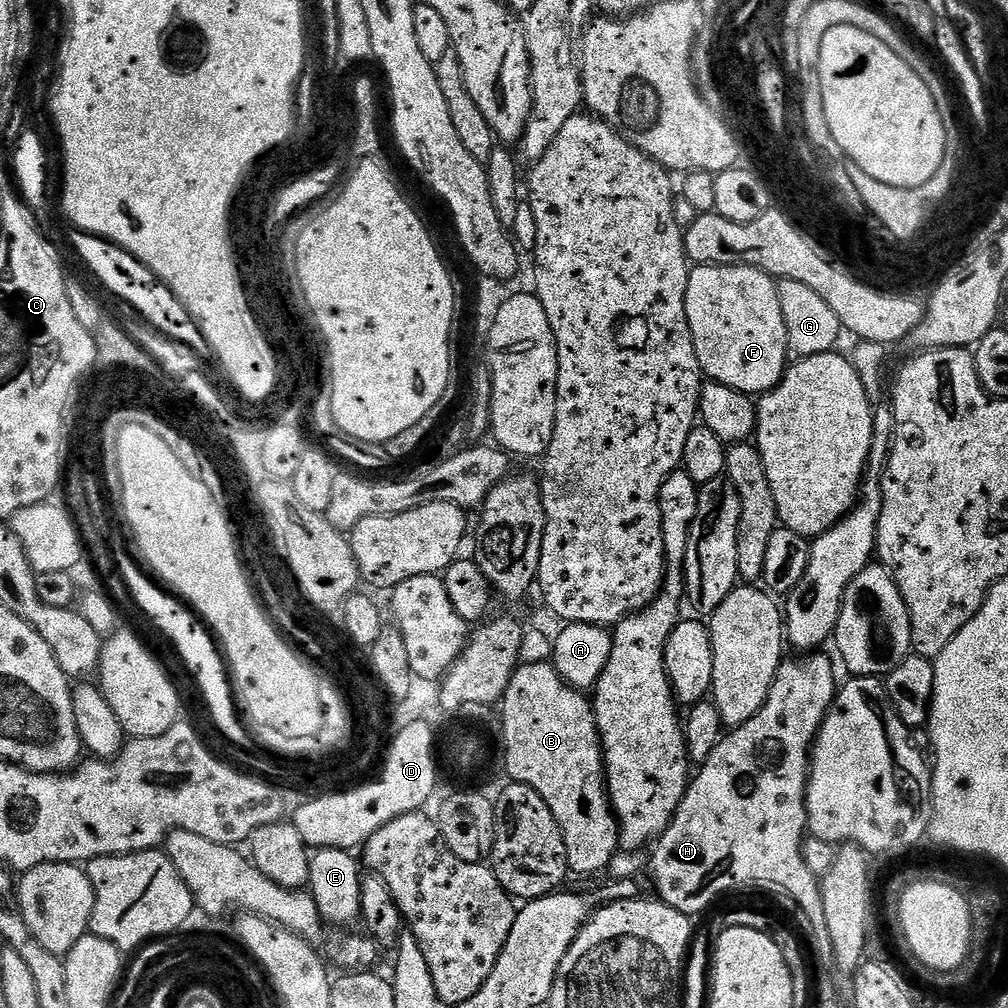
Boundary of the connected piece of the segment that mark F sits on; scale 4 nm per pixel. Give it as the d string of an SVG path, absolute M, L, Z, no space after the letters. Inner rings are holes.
M750 266L693 267L686 286L686 318L690 322L690 334L694 338L694 350L698 354L701 373L711 383L730 386L747 396L759 398L772 388L785 374L790 364L786 342L786 322L782 318L782 306L778 303L777 281L762 270Z

